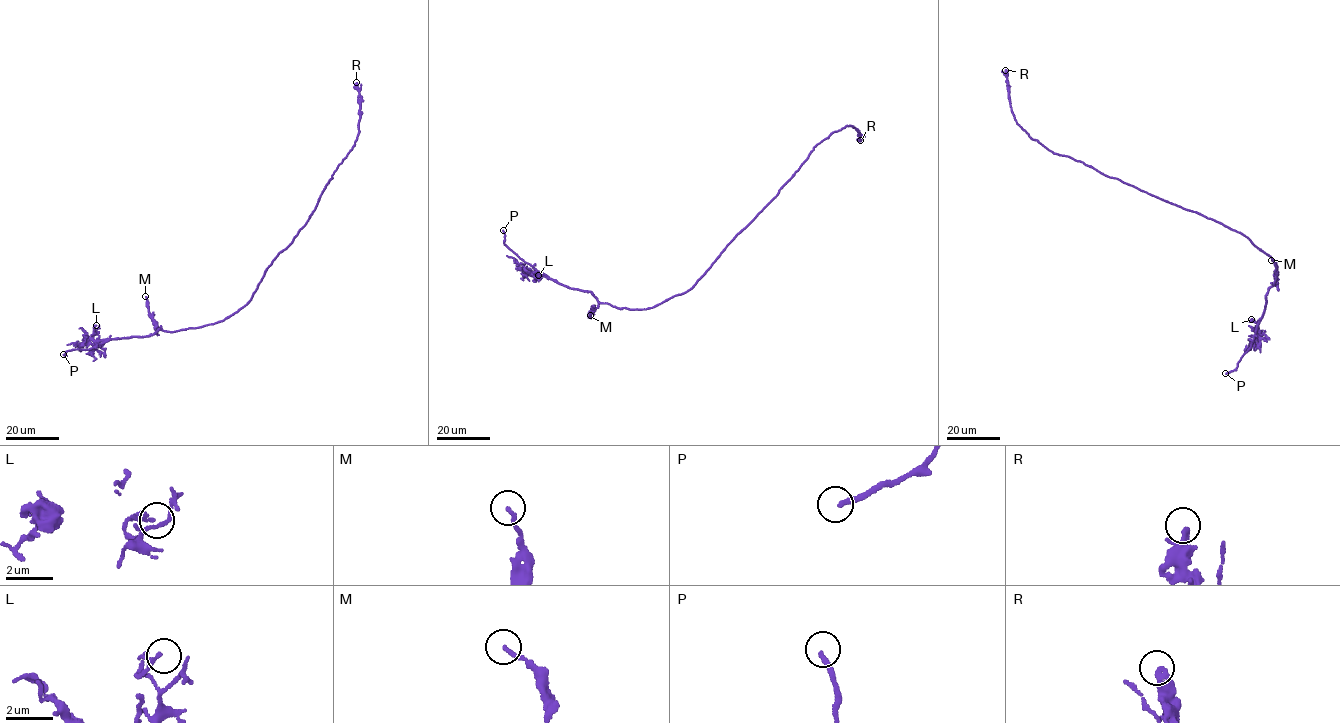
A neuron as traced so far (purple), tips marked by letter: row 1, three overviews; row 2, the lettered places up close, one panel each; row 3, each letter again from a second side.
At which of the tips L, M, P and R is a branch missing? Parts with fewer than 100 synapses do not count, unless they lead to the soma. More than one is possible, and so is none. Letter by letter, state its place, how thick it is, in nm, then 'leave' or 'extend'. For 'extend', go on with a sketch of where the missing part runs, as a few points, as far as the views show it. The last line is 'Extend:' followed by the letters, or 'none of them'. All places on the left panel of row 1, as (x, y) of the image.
L: at (96, 325); 150 nm thick; leave
M: at (145, 296); 150 nm thick; leave
P: at (63, 354); 200 nm thick; extend; missing branch runs (63, 354), (67, 374), (76, 384), (84, 373), (88, 379)
R: at (356, 82); 220 nm thick; leave
Extend: P

